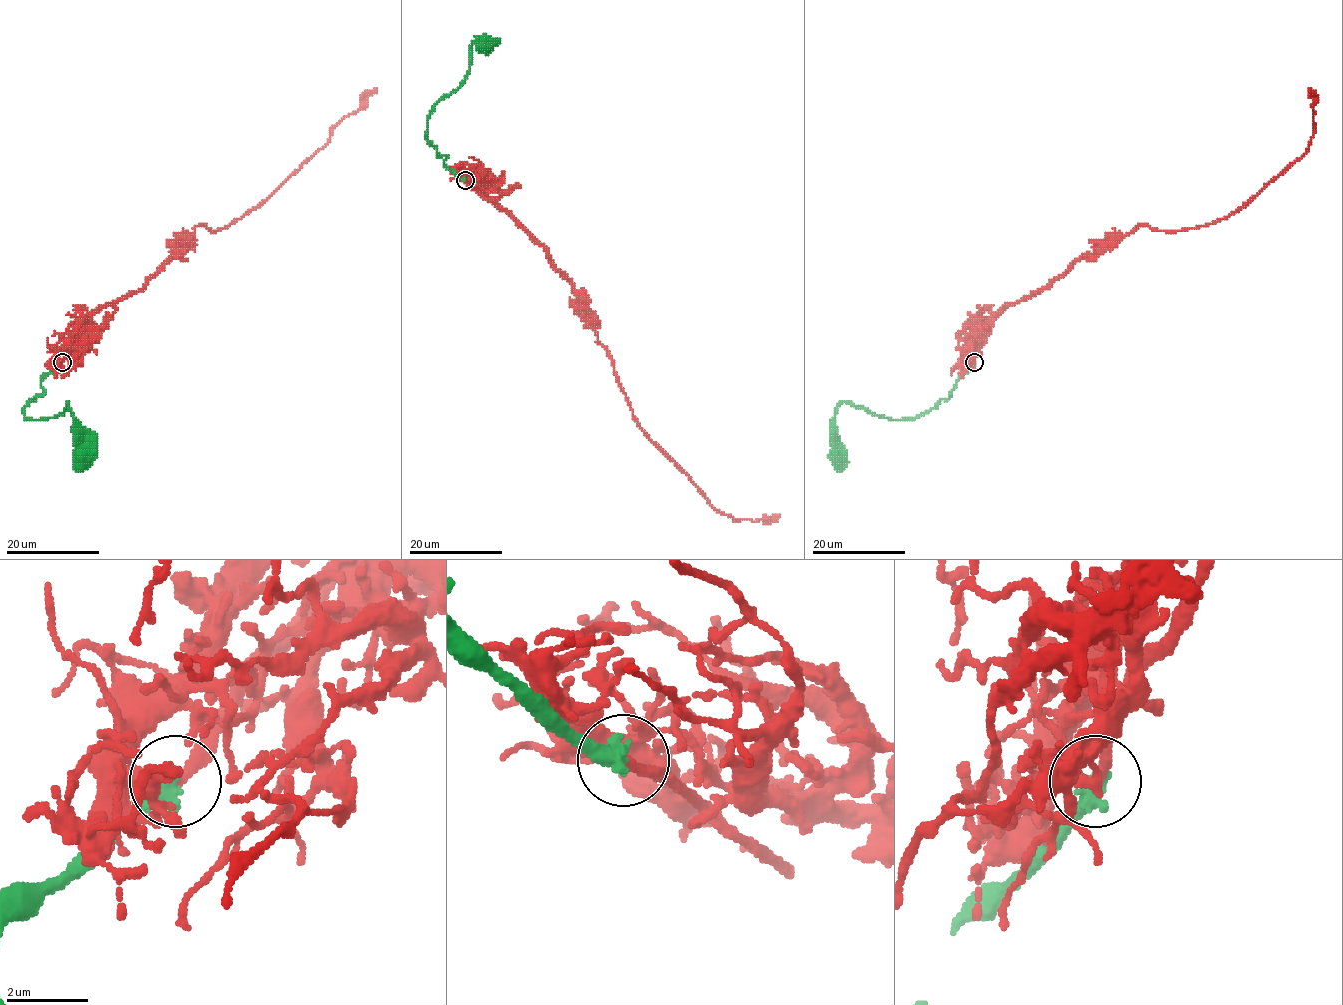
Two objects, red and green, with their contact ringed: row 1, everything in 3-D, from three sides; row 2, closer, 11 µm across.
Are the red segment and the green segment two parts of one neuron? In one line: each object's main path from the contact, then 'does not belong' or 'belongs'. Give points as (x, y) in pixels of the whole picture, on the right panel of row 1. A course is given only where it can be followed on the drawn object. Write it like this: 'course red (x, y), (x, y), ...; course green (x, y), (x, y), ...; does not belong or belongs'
course red (974, 362), (989, 323), (1008, 306), (1139, 225), (1183, 231), (1242, 208), (1307, 152), (1315, 114), (1310, 89); course green (974, 362), (958, 379), (947, 398), (914, 417), (879, 417), (842, 401), (834, 417), (836, 455); belongs

